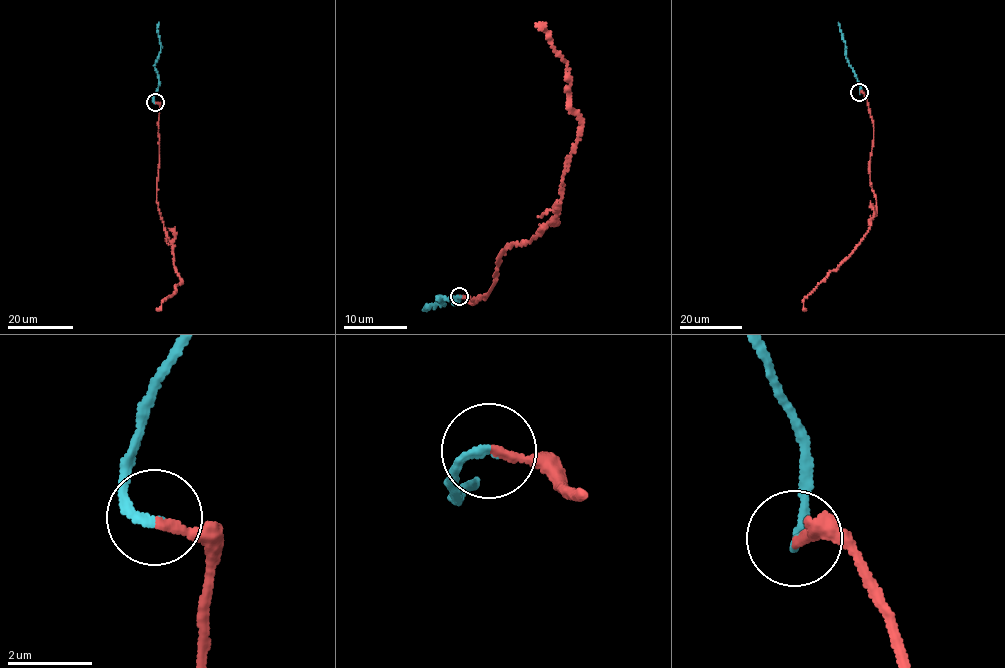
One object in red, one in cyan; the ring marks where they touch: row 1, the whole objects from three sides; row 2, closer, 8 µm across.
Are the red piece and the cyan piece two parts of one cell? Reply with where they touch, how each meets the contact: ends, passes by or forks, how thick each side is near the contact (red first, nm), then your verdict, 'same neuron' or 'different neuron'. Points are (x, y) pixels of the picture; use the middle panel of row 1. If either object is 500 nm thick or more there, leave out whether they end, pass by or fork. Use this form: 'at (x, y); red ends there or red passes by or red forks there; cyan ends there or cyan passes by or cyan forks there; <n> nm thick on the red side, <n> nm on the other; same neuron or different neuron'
at (459, 296); red ends there; cyan ends there; 170 nm thick on the red side, 200 nm on the other; same neuron

